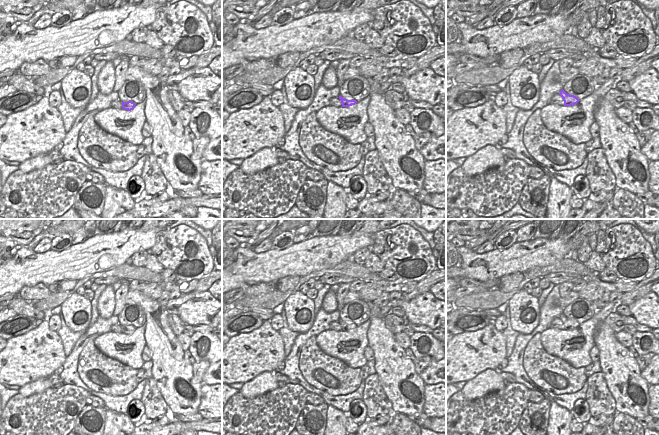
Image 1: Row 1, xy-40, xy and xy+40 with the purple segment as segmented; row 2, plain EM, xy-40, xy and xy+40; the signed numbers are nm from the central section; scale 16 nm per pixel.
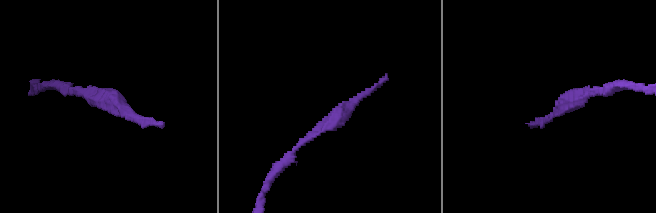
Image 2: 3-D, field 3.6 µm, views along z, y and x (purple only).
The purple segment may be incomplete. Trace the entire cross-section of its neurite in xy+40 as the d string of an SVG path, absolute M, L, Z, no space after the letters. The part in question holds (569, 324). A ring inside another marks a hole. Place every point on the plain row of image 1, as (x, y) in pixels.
M563 313L559 319L563 322L564 330L573 330L580 325L576 320L567 318Z

